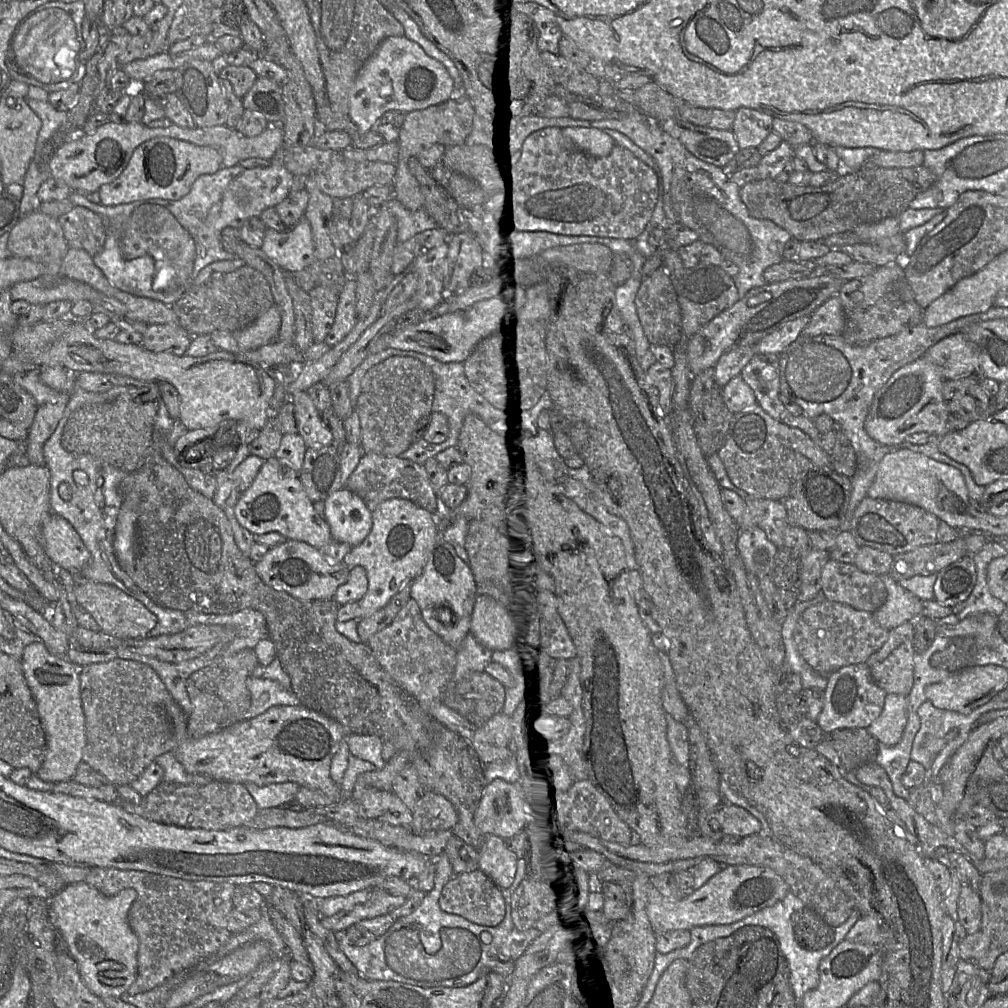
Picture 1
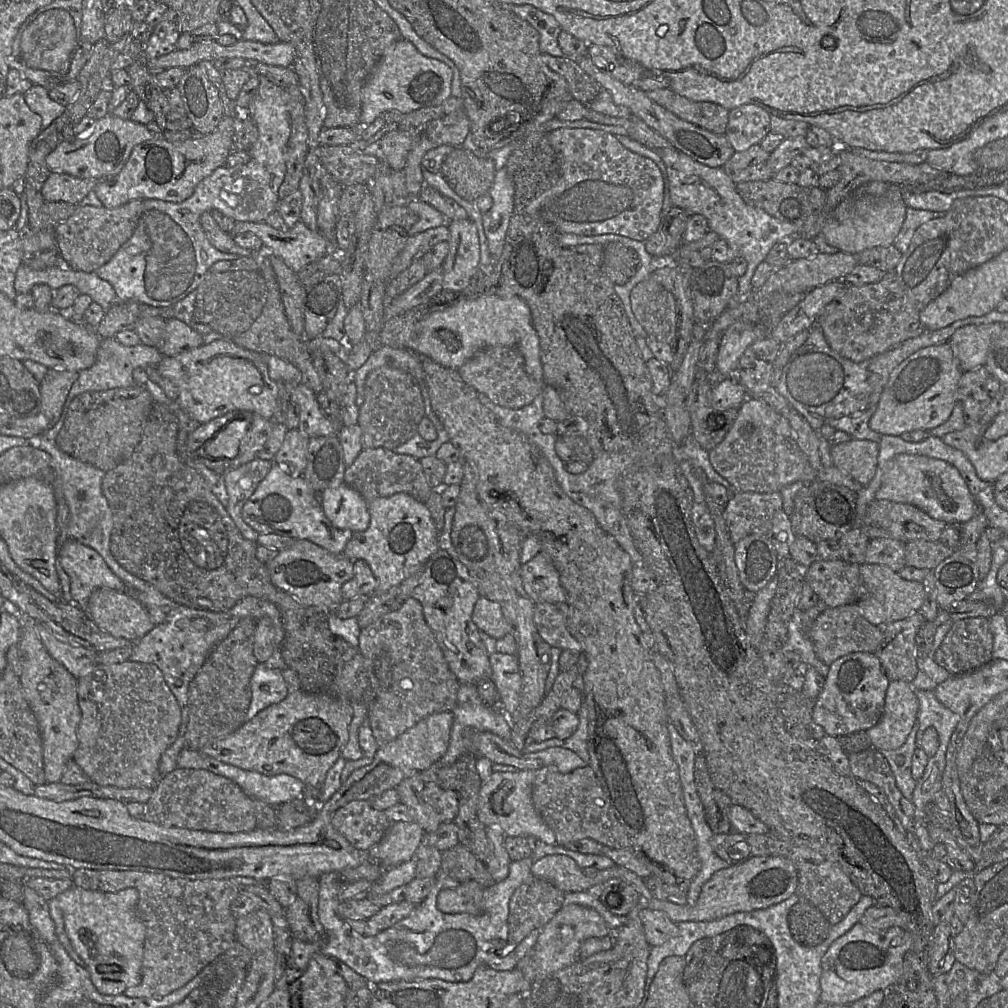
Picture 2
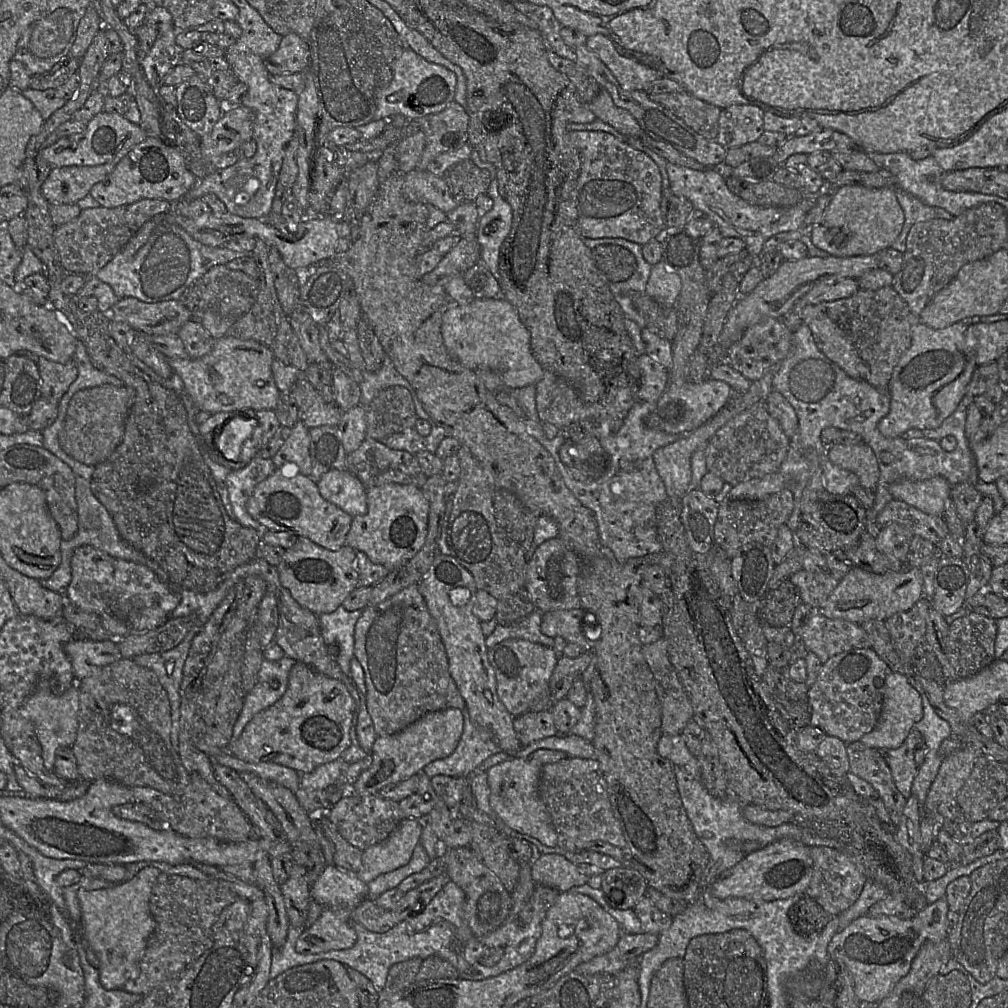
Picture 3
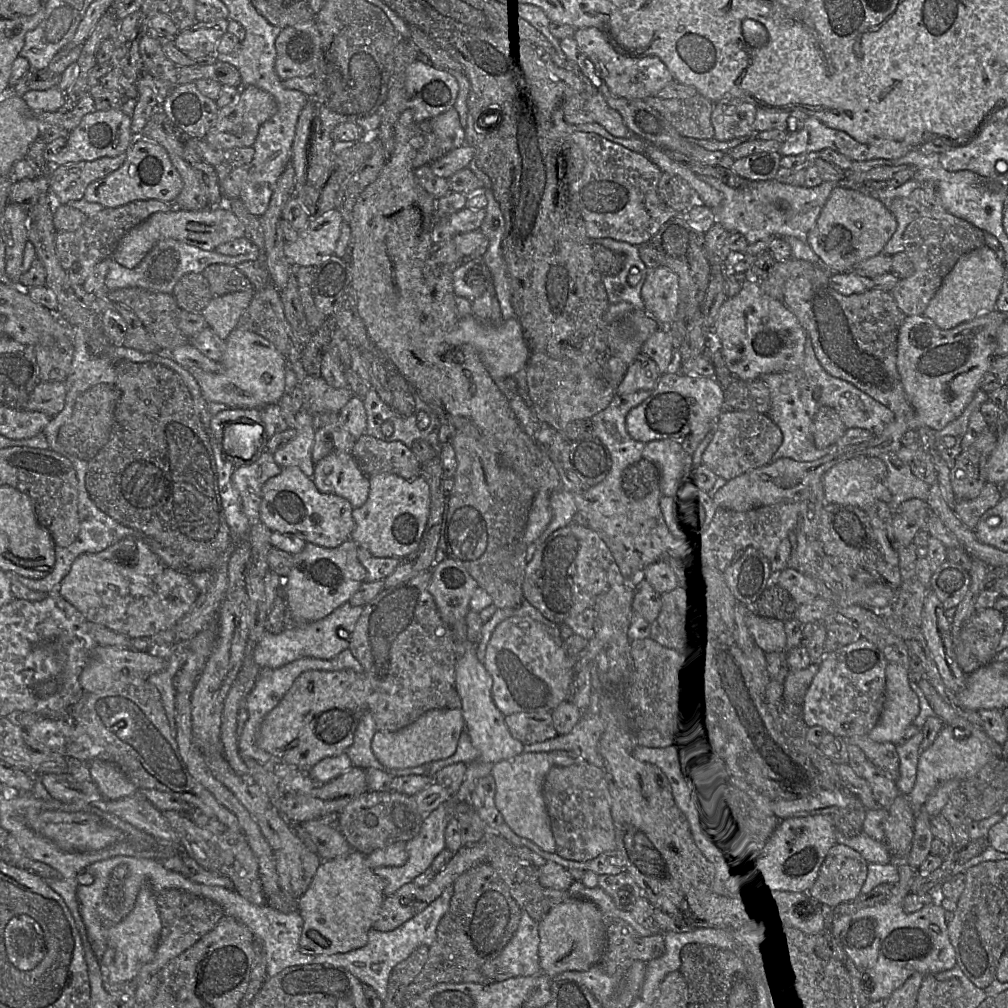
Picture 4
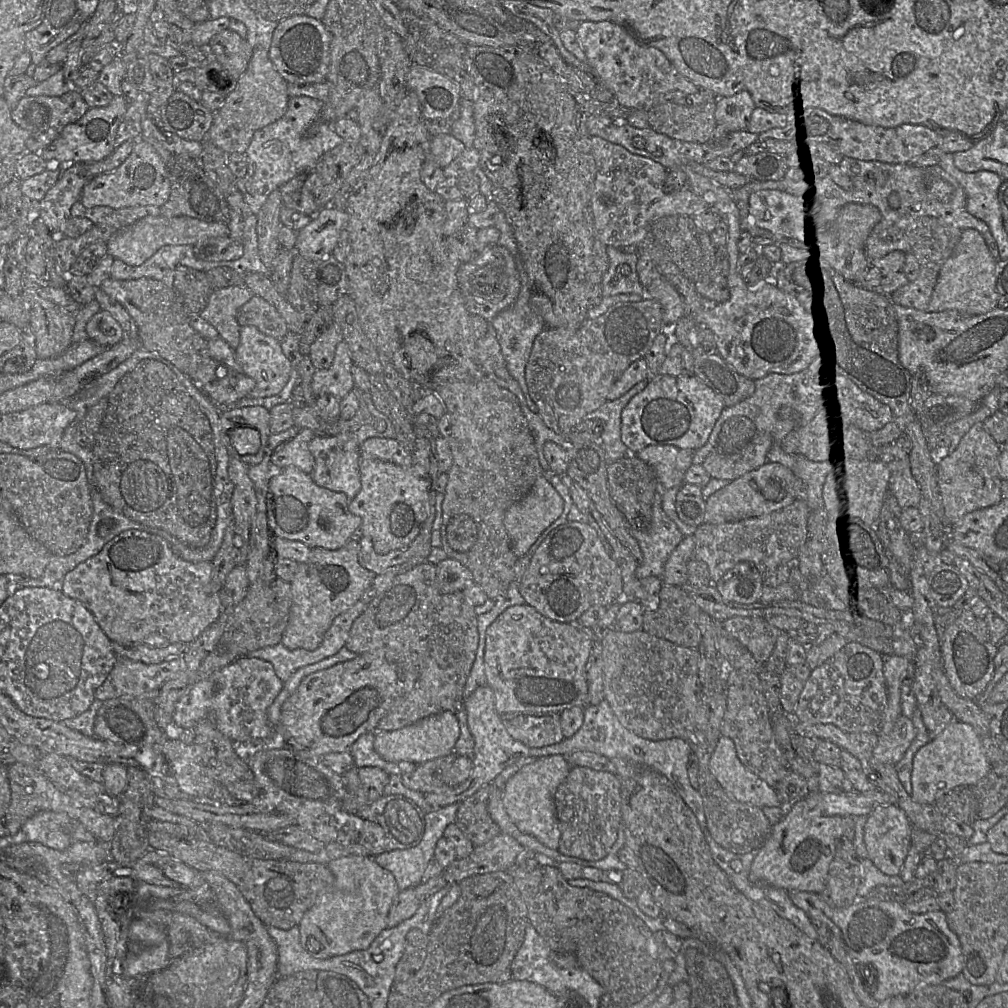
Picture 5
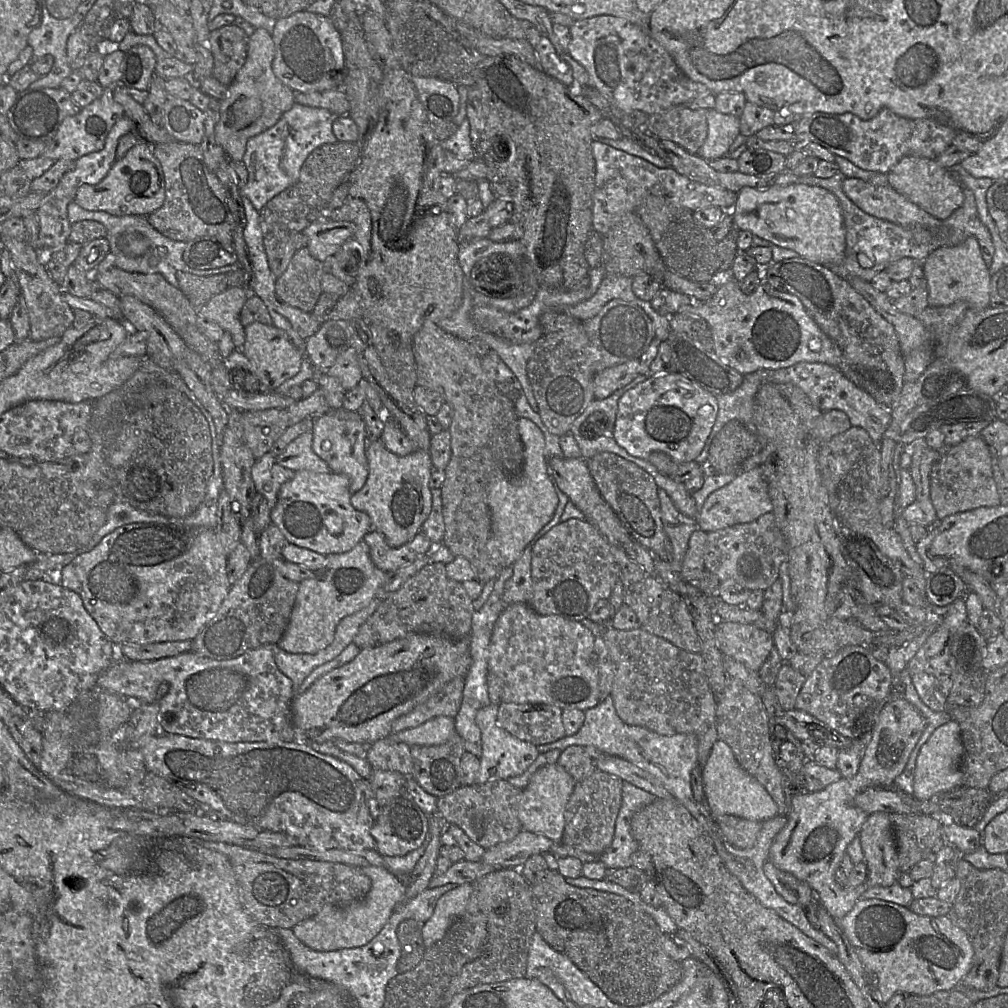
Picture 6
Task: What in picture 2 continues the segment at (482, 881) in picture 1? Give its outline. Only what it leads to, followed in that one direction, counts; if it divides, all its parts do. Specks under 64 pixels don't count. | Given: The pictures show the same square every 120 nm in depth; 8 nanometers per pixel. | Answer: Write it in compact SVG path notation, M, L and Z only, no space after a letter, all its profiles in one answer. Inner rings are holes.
M474 880L461 882L455 888L439 892L437 907L443 913L480 915L484 890L485 887Z

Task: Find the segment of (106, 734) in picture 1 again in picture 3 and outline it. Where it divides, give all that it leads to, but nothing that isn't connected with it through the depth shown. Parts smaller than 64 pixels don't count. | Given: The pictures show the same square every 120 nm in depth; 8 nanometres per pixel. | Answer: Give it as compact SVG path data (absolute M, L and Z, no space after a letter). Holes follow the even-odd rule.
M120 659L77 682L76 687L79 693L78 729L71 749L80 779L89 782L109 779L129 788L150 787L167 795L173 795L187 786L190 775L171 742L171 706L168 695L152 670L138 665L132 659Z

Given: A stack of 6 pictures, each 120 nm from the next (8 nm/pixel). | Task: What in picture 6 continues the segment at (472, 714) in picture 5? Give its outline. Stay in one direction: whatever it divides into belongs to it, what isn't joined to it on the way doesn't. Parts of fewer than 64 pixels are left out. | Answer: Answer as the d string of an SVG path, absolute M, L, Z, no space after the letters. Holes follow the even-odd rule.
M490 703L480 708L475 716L475 722L481 731L482 753L480 769L474 783L482 784L493 779L509 779L518 776L532 764L539 755L537 746L511 735L497 722L498 704Z

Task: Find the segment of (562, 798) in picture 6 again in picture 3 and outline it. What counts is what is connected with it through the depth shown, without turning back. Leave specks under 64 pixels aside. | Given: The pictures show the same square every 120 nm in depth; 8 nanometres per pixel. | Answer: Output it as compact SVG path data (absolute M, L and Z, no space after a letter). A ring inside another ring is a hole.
M508 757L487 770L490 805L498 817L511 829L537 838L549 847L558 846L558 836L552 817L539 794L543 764L529 757Z

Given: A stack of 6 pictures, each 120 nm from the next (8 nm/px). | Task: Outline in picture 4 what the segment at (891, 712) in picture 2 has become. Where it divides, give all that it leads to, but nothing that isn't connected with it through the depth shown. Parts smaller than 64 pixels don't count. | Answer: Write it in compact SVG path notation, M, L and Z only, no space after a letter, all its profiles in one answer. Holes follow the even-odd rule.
M888 663L882 714L868 737L876 742L901 743L906 728L919 710L919 699L910 687L908 670L899 664Z

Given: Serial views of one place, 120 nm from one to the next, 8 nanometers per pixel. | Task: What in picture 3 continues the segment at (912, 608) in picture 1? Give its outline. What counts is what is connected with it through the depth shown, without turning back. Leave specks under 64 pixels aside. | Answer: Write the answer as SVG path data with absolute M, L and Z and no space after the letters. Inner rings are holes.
M854 567L816 611L827 619L843 619L859 625L869 620L885 621L898 612L911 609L924 596L920 571L920 568L913 567L875 574Z

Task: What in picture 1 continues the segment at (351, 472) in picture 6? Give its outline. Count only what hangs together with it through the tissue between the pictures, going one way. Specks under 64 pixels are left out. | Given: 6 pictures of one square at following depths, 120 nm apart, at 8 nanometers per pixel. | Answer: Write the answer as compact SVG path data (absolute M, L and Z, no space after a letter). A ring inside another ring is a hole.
M346 487L324 501L325 520L334 540L355 547L363 542L372 528L372 512L365 502Z

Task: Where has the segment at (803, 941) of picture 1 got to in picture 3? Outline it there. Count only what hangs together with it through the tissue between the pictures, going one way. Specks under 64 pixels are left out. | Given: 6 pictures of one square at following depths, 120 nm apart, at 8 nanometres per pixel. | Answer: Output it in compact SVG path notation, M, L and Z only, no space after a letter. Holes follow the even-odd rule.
M801 895L787 911L792 929L801 936L817 934L831 918L820 905L806 895Z

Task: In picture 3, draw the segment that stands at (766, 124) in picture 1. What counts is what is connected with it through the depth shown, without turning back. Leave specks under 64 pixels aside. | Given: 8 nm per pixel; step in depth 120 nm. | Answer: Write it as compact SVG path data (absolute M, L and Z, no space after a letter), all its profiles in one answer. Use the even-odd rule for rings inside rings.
M751 104L721 109L715 141L726 149L757 141L764 131L763 116L764 110Z

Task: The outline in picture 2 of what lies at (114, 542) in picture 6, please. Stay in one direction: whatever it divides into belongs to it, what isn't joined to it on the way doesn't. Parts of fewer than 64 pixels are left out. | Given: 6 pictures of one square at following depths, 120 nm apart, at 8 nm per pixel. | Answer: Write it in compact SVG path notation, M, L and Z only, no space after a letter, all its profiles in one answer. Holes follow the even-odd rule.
M70 539L58 548L58 559L70 578L72 603L84 612L91 594L99 588L126 592L125 584L92 548Z

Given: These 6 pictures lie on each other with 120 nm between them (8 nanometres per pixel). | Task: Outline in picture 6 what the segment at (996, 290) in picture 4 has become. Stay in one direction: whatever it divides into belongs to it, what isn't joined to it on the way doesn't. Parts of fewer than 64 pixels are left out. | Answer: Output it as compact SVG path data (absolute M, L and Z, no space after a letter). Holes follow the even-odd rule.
M970 236L956 246L942 246L922 262L924 278L928 286L928 306L949 306L958 301L967 302L971 308L985 309L990 306L990 281L992 275L986 265L979 242Z

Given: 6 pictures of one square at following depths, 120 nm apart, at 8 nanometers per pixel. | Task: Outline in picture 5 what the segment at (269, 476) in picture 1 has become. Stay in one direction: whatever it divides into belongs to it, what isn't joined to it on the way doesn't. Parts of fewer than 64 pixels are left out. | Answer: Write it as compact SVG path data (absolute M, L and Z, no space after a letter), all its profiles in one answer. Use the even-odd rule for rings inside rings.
M289 466L269 483L266 510L268 525L274 536L300 541L312 549L321 547L338 550L351 538L357 537L362 524L361 518L350 512L350 501L343 492L320 487L310 474Z

